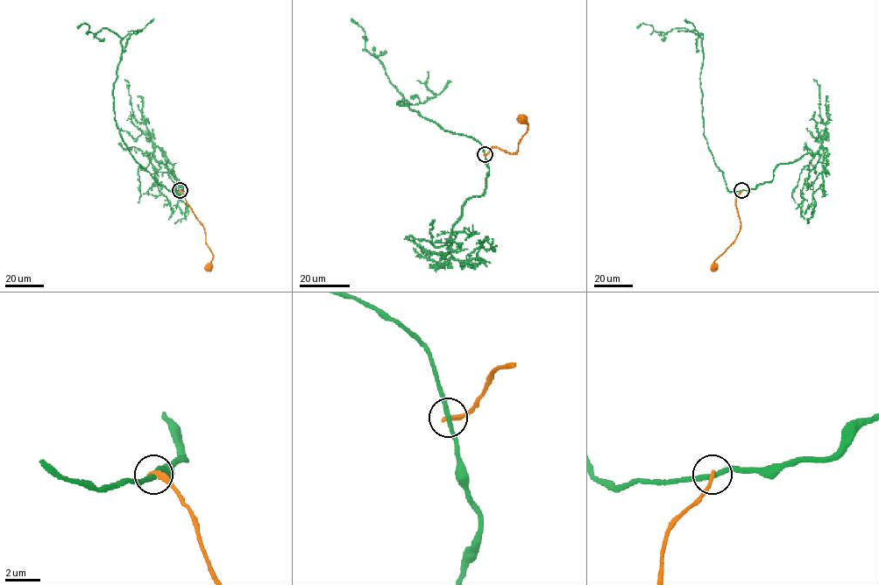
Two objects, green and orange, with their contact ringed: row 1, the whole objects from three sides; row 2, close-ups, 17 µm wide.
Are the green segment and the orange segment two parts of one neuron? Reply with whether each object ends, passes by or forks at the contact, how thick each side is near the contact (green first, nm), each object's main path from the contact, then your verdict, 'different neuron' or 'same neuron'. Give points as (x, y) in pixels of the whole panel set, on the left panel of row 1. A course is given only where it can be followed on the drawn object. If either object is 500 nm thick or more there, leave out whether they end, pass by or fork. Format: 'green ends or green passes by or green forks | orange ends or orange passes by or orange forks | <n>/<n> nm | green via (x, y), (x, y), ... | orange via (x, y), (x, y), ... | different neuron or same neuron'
green passes by | orange ends | 280/300 nm | green via (180, 190), (159, 184), (120, 135), (112, 91), (121, 38), (107, 28), (92, 33), (87, 24), (76, 27) | orange via (180, 190), (202, 226), (206, 244), (213, 256), (209, 266) | different neuron

